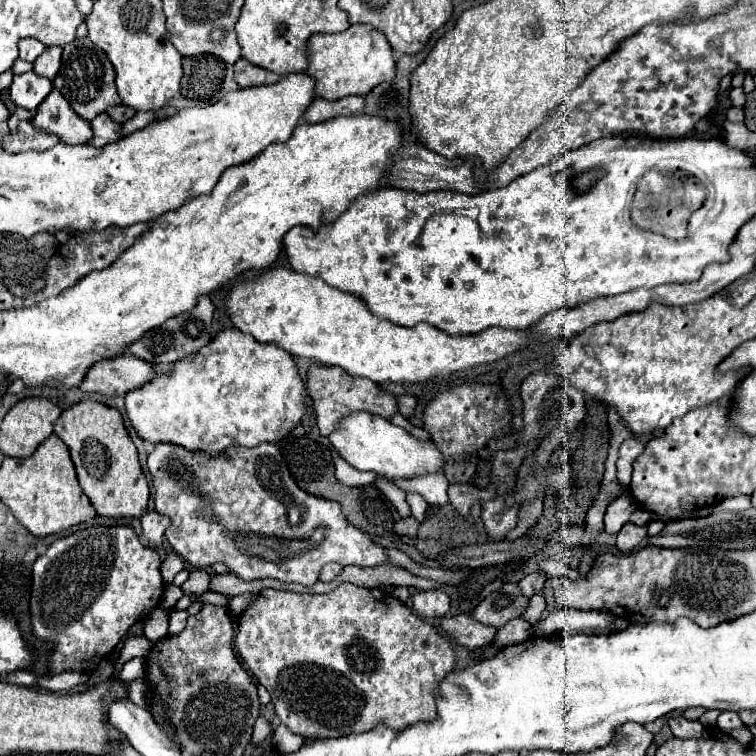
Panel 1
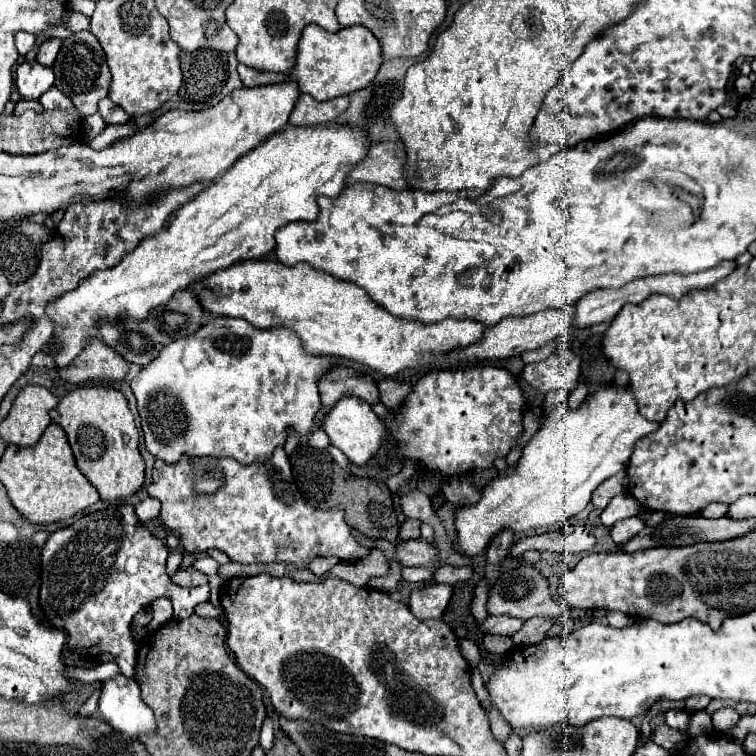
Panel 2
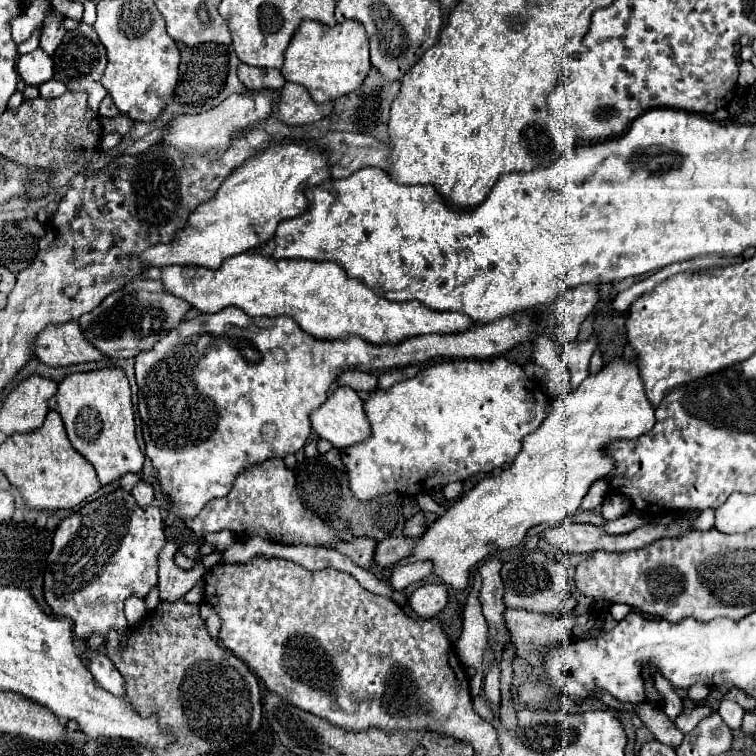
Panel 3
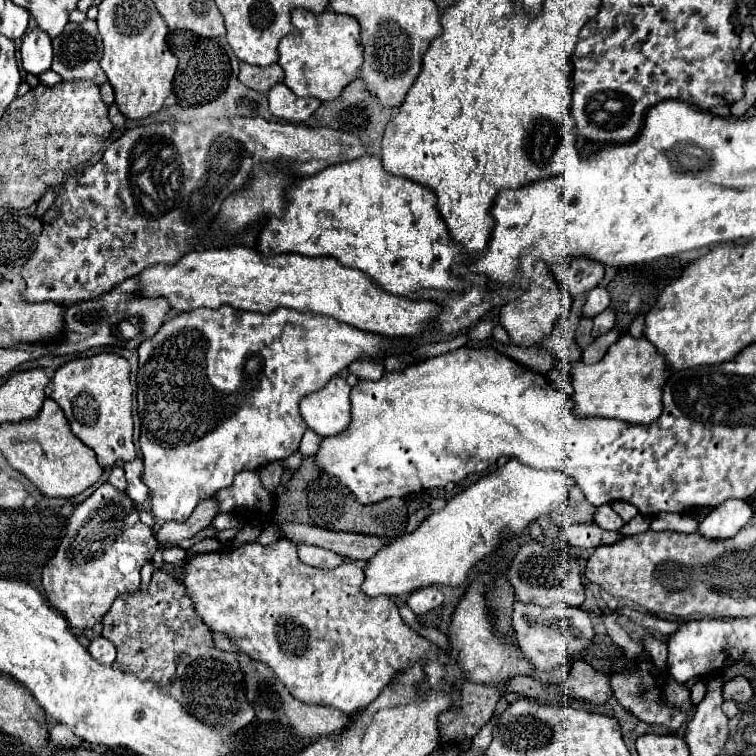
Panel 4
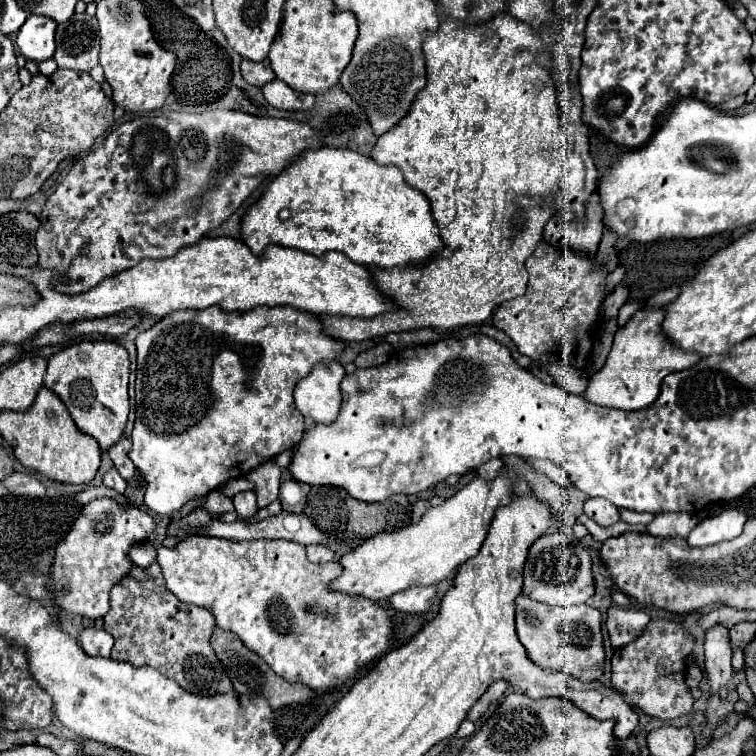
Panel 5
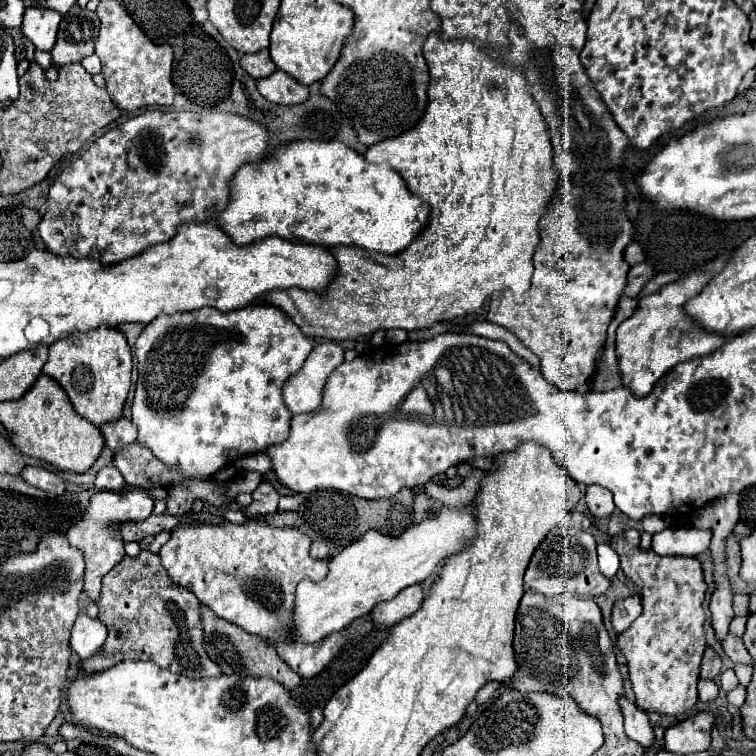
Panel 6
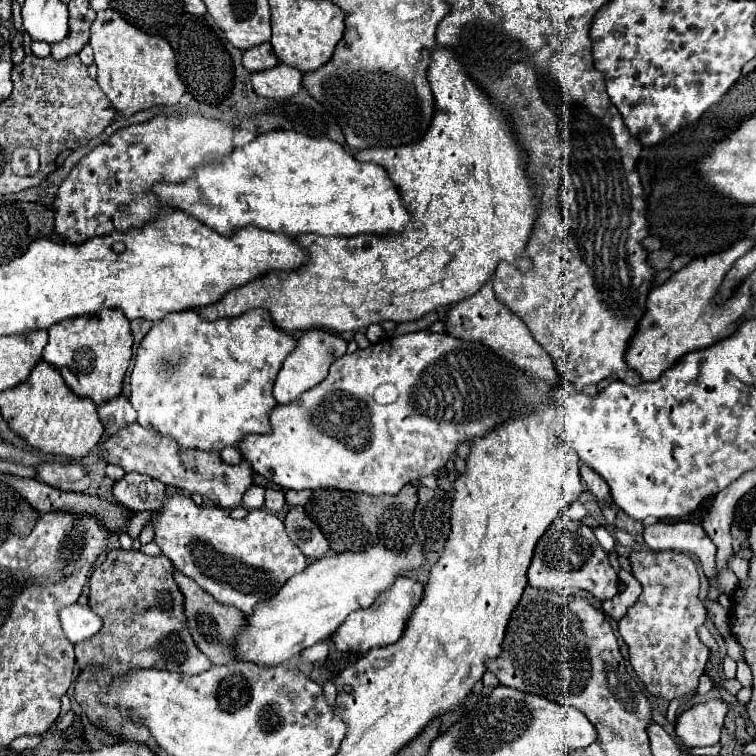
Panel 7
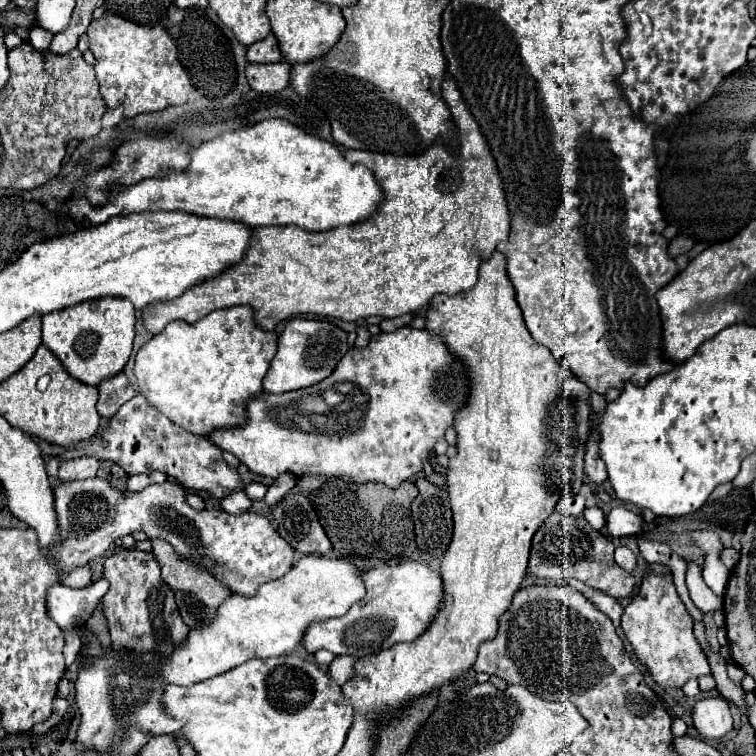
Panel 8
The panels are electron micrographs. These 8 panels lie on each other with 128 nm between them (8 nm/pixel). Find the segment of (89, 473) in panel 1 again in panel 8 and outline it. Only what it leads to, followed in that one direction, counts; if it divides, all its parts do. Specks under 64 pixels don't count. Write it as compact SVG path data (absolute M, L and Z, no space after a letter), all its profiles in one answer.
M122 298L90 300L62 312L50 312L42 316L42 344L62 362L70 376L82 384L98 386L102 380L124 370L132 354L134 314L136 310L130 300Z

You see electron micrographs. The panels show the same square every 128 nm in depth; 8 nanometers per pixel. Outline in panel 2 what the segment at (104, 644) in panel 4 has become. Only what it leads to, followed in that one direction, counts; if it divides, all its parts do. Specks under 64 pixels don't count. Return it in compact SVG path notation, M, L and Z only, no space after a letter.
M116 676L114 680L104 682L102 686L102 696L100 696L100 716L116 730L128 734L130 738L140 740L142 736L154 736L156 732L156 720L154 714L150 712L150 708L142 702L140 696L140 688L134 680L126 678L126 676Z

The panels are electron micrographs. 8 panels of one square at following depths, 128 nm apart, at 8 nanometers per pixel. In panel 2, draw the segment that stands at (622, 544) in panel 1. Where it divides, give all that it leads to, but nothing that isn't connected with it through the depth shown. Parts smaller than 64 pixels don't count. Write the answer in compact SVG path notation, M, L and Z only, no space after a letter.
M626 518L626 520L620 520L618 524L614 524L614 528L612 528L612 540L620 546L620 544L624 544L626 540L630 540L630 538L634 538L638 532L642 532L646 528L646 524L640 520L640 518Z

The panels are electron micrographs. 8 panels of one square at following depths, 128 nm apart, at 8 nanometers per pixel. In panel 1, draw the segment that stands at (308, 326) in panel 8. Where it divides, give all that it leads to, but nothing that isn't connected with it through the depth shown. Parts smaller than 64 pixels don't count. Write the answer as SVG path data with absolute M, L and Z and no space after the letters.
M354 412L346 416L336 432L332 432L330 442L340 452L340 456L358 470L372 470L390 480L396 478L418 478L426 474L438 474L446 468L446 458L436 448L432 440L418 440L400 426L394 426L386 418L378 418L368 412Z

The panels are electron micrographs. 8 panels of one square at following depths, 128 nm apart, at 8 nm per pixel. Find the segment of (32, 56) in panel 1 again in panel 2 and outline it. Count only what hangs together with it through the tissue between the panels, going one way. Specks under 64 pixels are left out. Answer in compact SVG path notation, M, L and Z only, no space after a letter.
M18 32L16 34L16 48L22 56L28 54L34 46L36 46L36 36L34 34L28 34L28 32Z

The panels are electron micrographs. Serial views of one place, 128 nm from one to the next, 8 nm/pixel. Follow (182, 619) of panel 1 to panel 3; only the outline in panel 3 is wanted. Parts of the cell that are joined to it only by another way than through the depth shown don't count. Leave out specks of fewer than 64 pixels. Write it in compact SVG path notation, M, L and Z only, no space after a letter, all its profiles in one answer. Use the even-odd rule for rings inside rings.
M122 488L116 492L88 502L76 514L64 518L52 538L52 550L48 556L48 568L44 574L44 598L56 616L66 616L74 622L74 636L80 640L100 634L102 638L114 630L120 640L126 640L128 624L124 618L124 602L132 596L146 598L154 586L158 586L158 556L166 546L166 534L162 528L160 508L140 508L134 496ZM202 580L190 592L184 594L184 600L186 600L186 604L202 604L204 602L204 596L202 596Z

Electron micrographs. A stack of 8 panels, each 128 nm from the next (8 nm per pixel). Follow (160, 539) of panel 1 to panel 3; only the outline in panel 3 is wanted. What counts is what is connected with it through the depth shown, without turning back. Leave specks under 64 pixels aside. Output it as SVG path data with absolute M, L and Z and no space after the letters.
M142 482L142 484L138 484L138 486L132 490L132 496L134 496L134 500L136 500L138 504L142 504L142 508L146 508L146 506L150 506L152 500L154 500L154 488L152 488L150 484Z

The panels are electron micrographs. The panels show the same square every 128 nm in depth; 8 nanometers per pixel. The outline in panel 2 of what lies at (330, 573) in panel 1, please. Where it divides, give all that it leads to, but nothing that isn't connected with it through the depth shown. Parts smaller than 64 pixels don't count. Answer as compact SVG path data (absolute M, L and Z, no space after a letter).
M330 556L330 558L316 558L316 560L312 560L312 564L310 564L310 570L316 574L316 576L322 576L322 574L326 574L332 566L336 566L338 564L338 558L334 558L334 556Z

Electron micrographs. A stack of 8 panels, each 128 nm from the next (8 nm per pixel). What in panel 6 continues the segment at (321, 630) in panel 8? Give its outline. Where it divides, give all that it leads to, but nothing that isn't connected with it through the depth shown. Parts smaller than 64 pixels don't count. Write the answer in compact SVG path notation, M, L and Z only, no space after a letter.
M414 584L410 588L404 588L396 598L378 604L372 610L372 618L378 626L392 626L398 620L414 614L422 606L422 600L424 600L422 586Z

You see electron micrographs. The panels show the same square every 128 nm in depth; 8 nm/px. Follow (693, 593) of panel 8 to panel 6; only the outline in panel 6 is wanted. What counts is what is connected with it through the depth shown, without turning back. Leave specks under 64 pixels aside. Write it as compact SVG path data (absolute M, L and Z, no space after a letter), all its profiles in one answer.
M732 634L728 636L728 640L724 642L724 652L728 654L728 658L734 662L734 664L748 664L748 666L752 666L752 658L750 658L750 654L744 650L744 644L742 644L742 640L736 640Z

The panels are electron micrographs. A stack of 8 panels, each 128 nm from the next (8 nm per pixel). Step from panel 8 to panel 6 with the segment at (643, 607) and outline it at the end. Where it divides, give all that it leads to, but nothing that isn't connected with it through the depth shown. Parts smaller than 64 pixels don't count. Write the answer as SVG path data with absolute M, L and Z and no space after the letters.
M626 530L610 538L610 546L620 556L620 568L630 582L644 592L644 614L632 622L616 640L618 650L628 662L632 690L638 708L676 716L688 712L696 702L696 682L704 646L702 602L708 590L702 562L684 556L658 556L652 548L640 548L640 532Z

